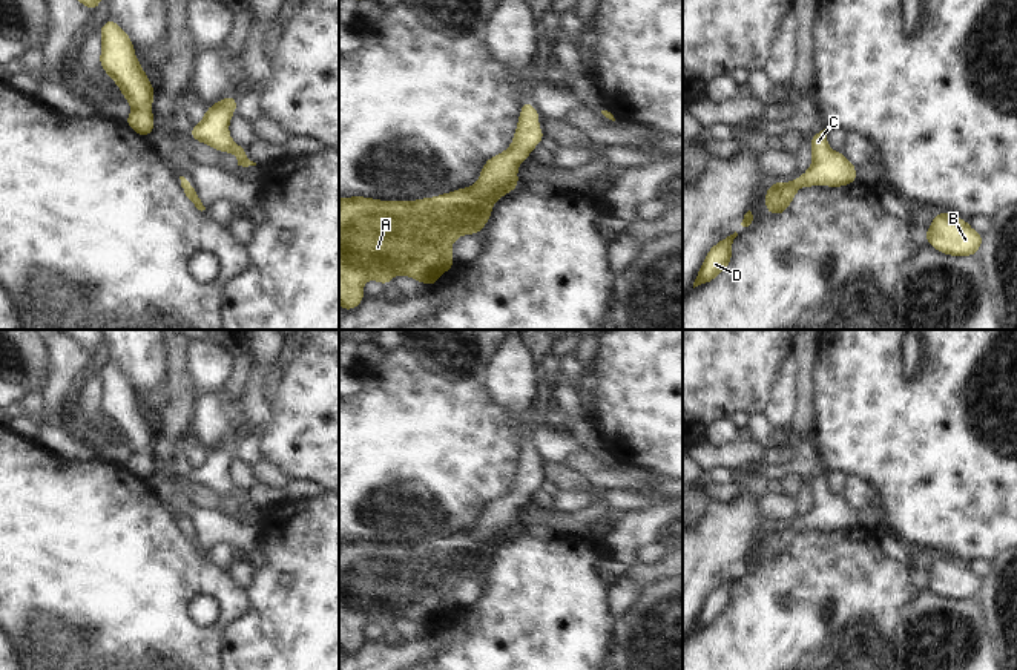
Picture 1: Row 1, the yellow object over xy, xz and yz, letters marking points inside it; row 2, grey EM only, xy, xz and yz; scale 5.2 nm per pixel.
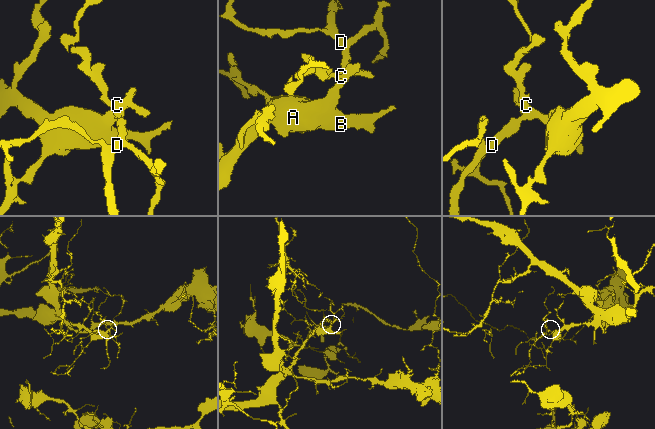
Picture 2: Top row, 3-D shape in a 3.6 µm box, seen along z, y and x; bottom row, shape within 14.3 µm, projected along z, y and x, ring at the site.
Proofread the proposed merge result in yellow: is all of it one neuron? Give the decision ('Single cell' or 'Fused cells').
Single cell

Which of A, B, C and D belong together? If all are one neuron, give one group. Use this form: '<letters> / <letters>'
A B C D

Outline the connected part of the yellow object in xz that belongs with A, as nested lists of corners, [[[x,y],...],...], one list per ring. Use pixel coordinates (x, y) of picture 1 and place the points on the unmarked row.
[[[523,443],[512,488],[485,506],[480,523],[471,530],[419,544],[377,544],[364,540],[339,543],[339,649],[345,655],[356,652],[365,641],[362,629],[370,622],[385,630],[393,619],[406,618],[434,630],[436,622],[454,607],[451,587],[459,580],[476,578],[485,570],[494,546],[518,530],[517,511],[543,481],[538,454],[529,443]]]

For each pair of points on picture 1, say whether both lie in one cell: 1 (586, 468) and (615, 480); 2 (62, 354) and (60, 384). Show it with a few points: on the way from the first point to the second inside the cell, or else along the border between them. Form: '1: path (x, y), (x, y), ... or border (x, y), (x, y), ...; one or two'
1: path (594, 469), (608, 476); one
2: path (62, 362), (60, 376); one

